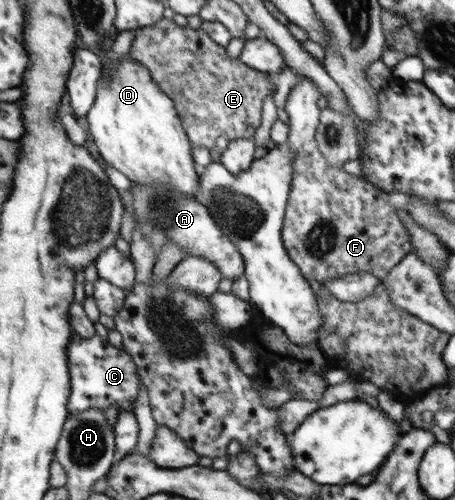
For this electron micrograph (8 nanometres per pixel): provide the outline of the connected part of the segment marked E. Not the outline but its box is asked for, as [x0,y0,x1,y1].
[129,18,278,150]

